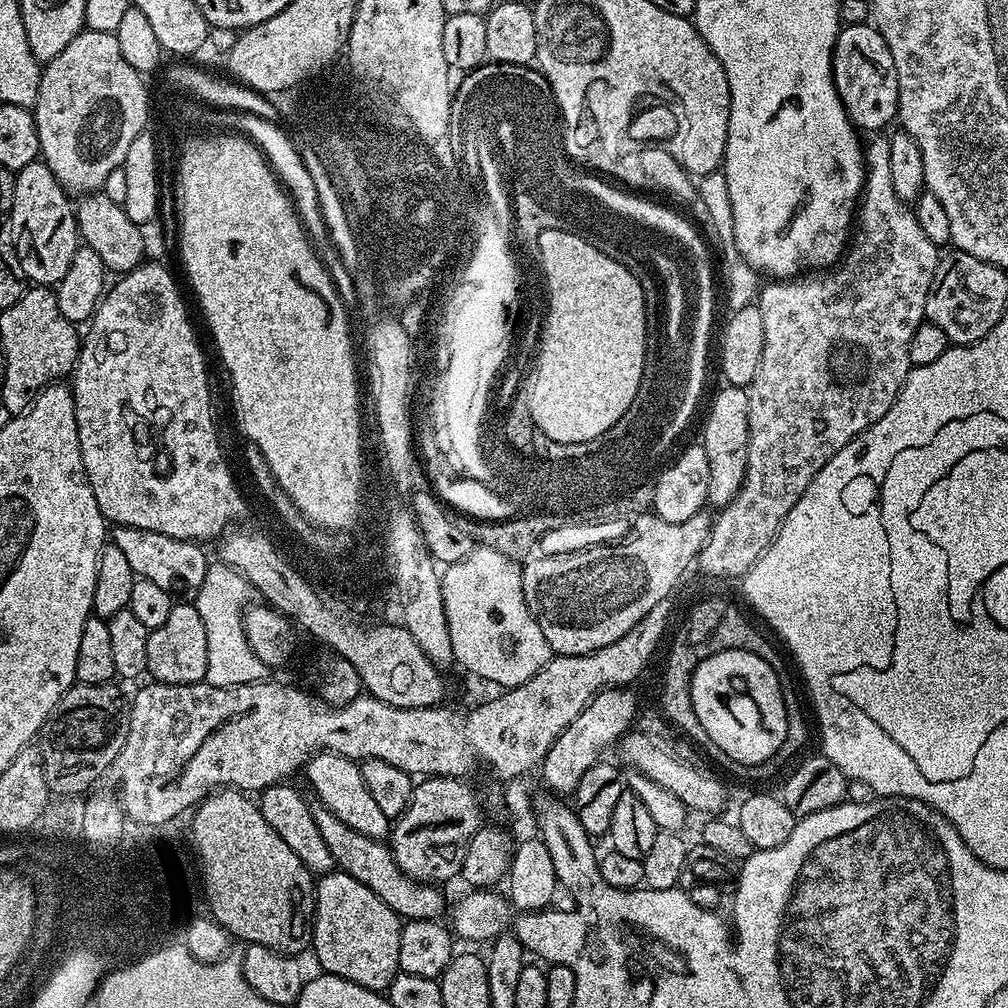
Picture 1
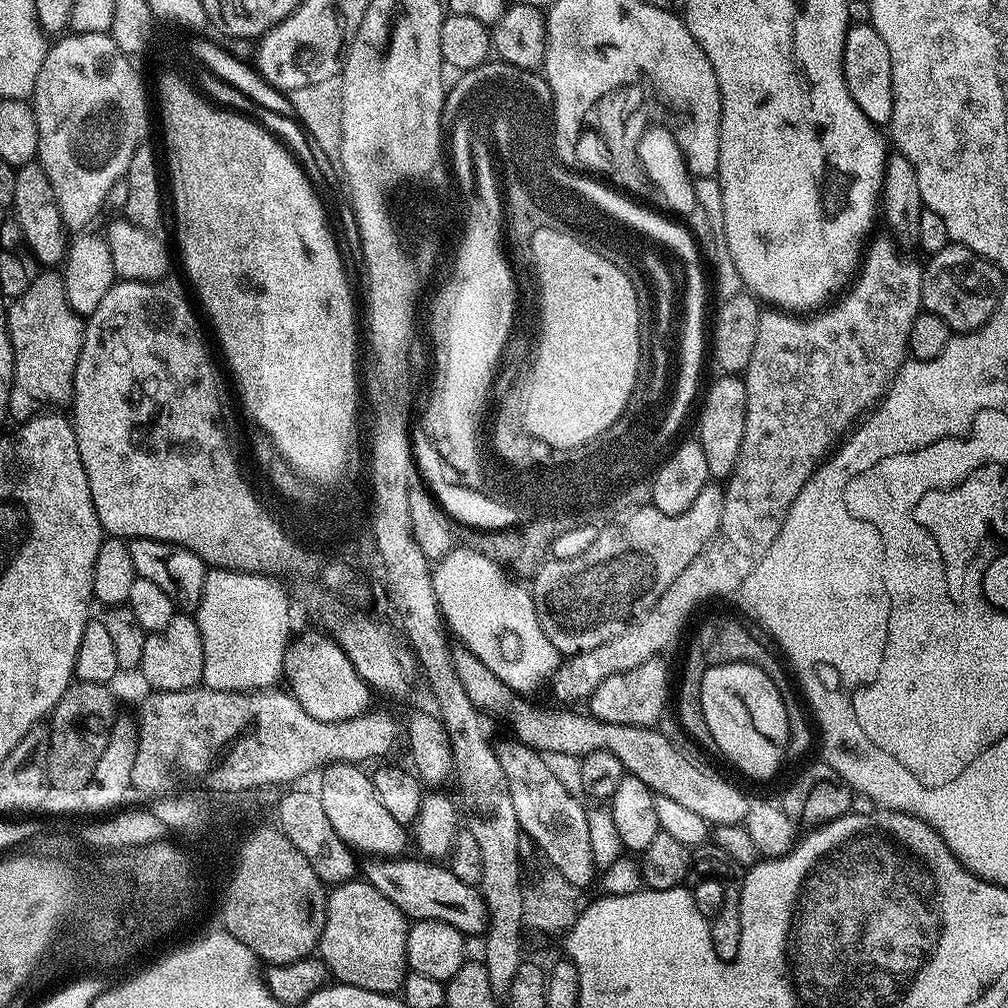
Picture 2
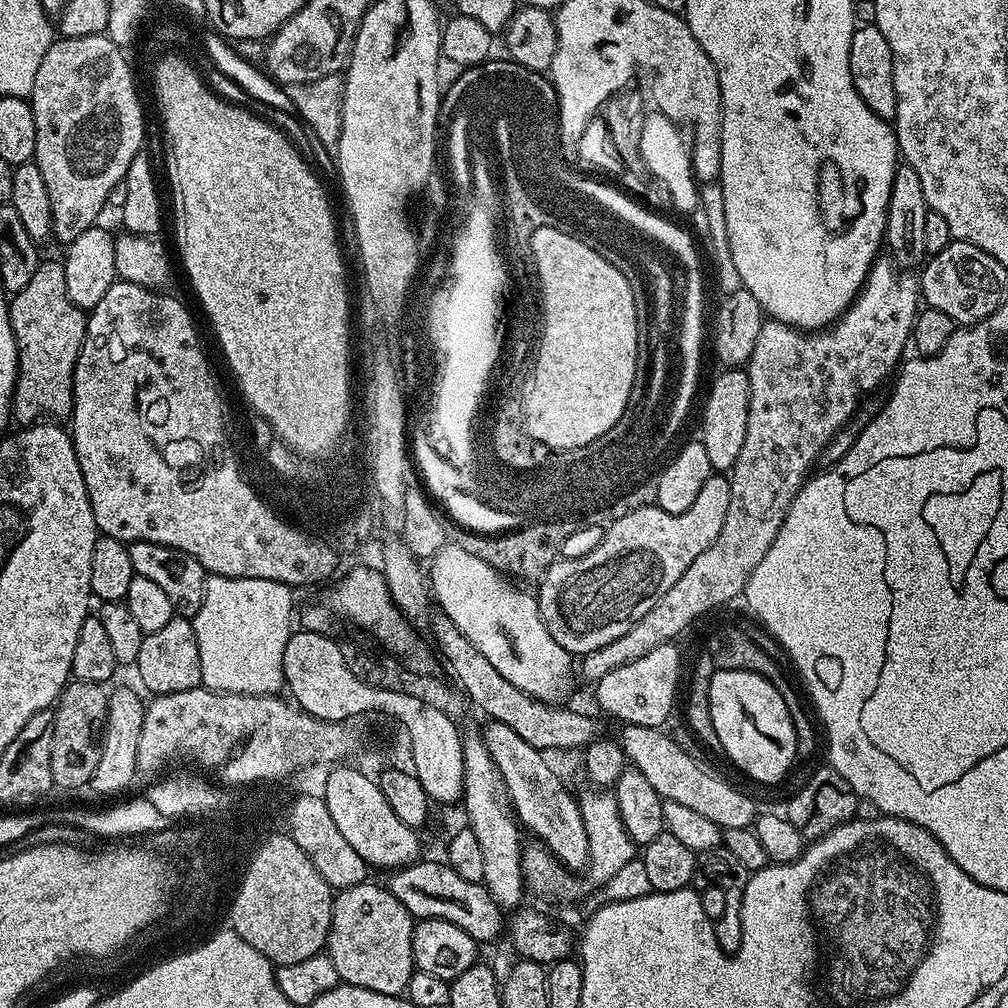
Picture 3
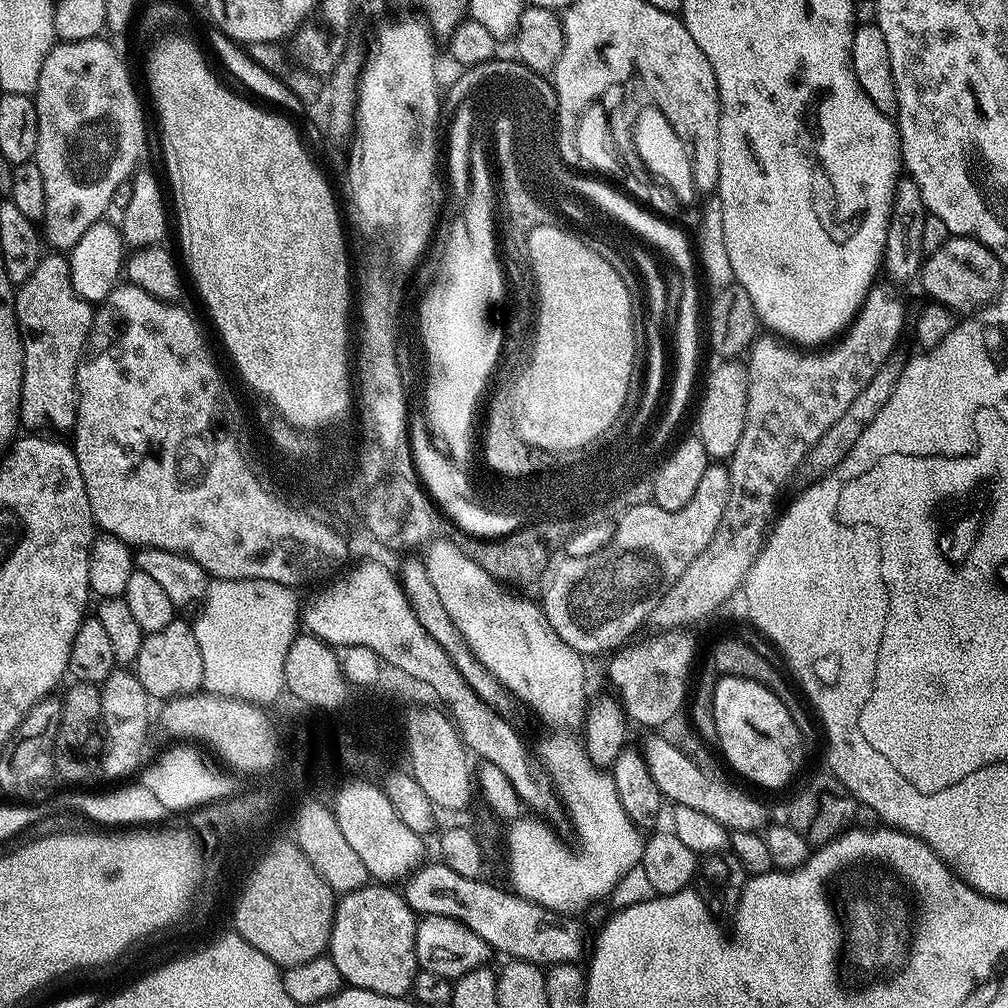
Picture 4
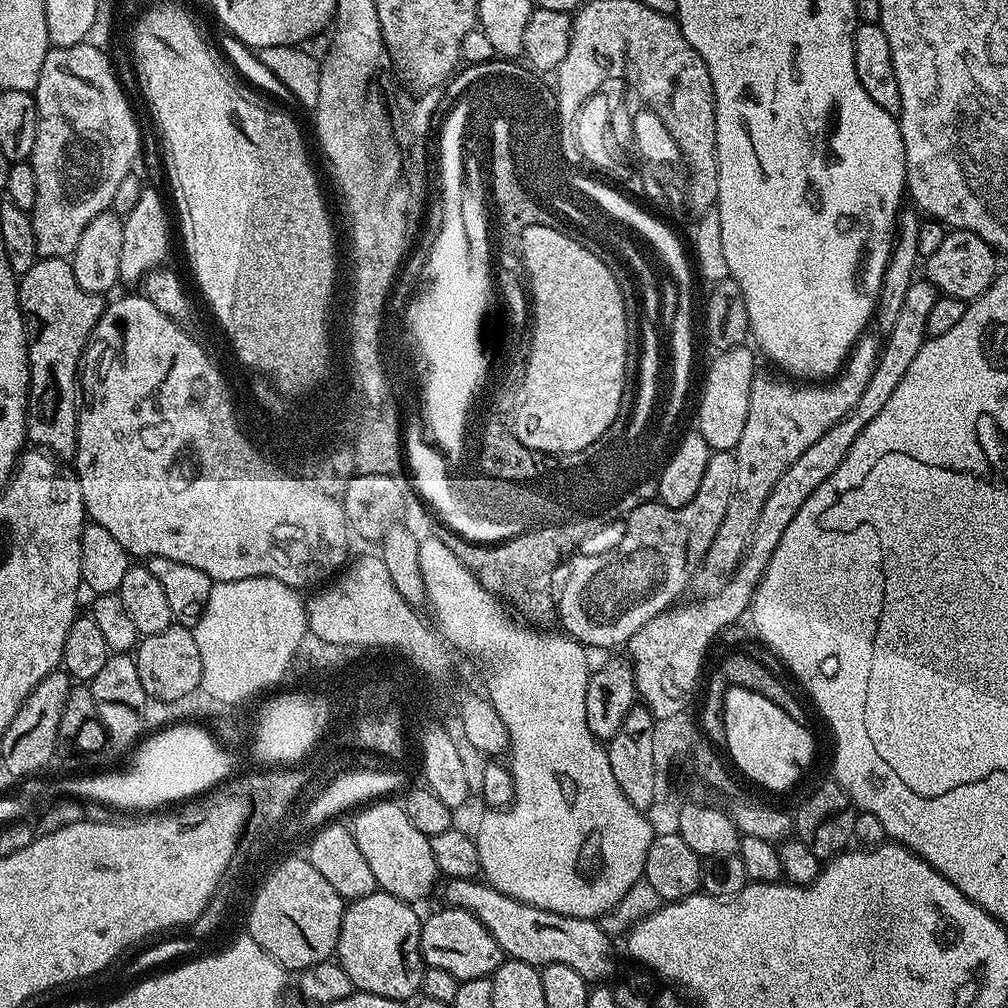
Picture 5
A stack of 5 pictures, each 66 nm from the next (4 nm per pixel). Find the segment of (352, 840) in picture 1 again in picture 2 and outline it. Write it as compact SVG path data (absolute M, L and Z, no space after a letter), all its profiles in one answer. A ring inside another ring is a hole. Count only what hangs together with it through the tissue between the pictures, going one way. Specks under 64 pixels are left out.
M383 856L365 859L367 861L362 864L363 879L374 886L378 894L386 894L386 898L390 898L390 902L394 902L394 906L398 906L409 921L441 920L465 934L483 933L487 929L488 908L479 887L462 882L451 867L440 865L443 863L429 862L424 858L404 859Z

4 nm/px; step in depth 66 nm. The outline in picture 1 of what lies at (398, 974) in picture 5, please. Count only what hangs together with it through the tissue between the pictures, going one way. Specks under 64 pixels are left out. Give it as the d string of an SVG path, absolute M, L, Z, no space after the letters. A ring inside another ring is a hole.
M333 870L316 880L316 914L311 951L329 976L346 978L371 992L383 993L400 972L398 946L402 918L358 878Z

